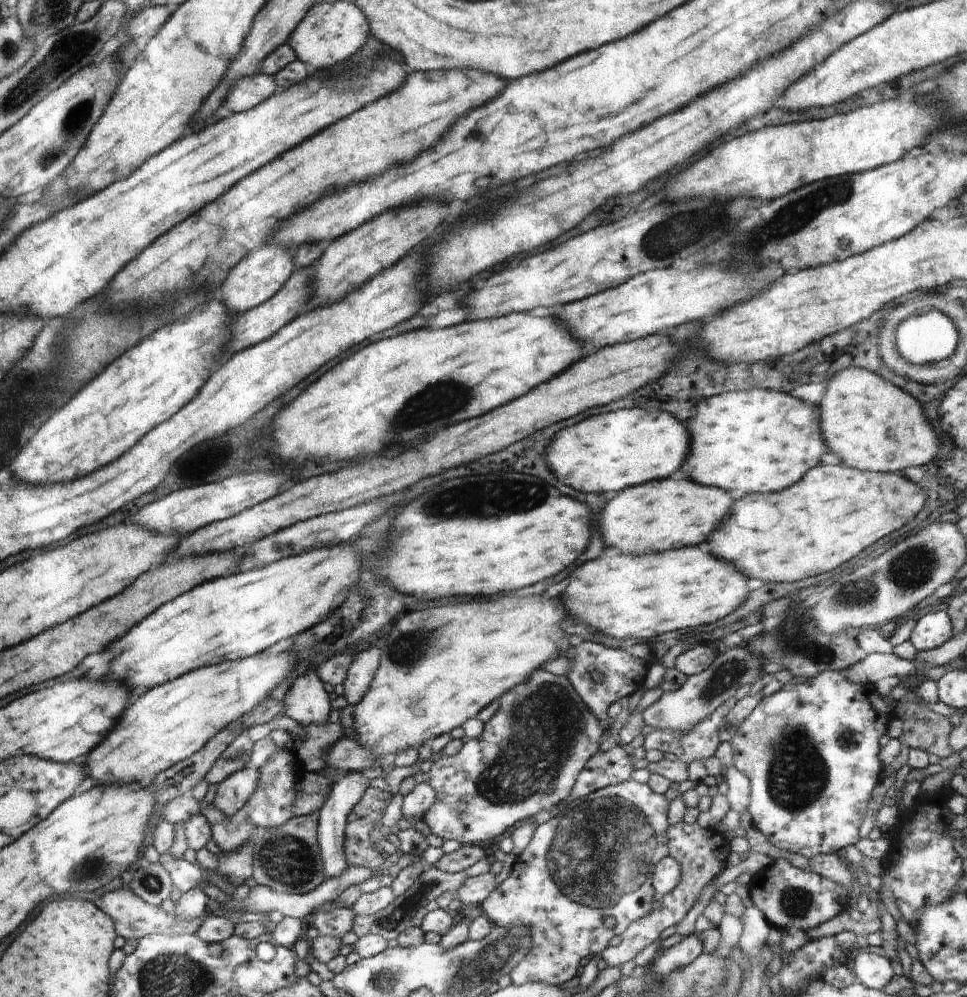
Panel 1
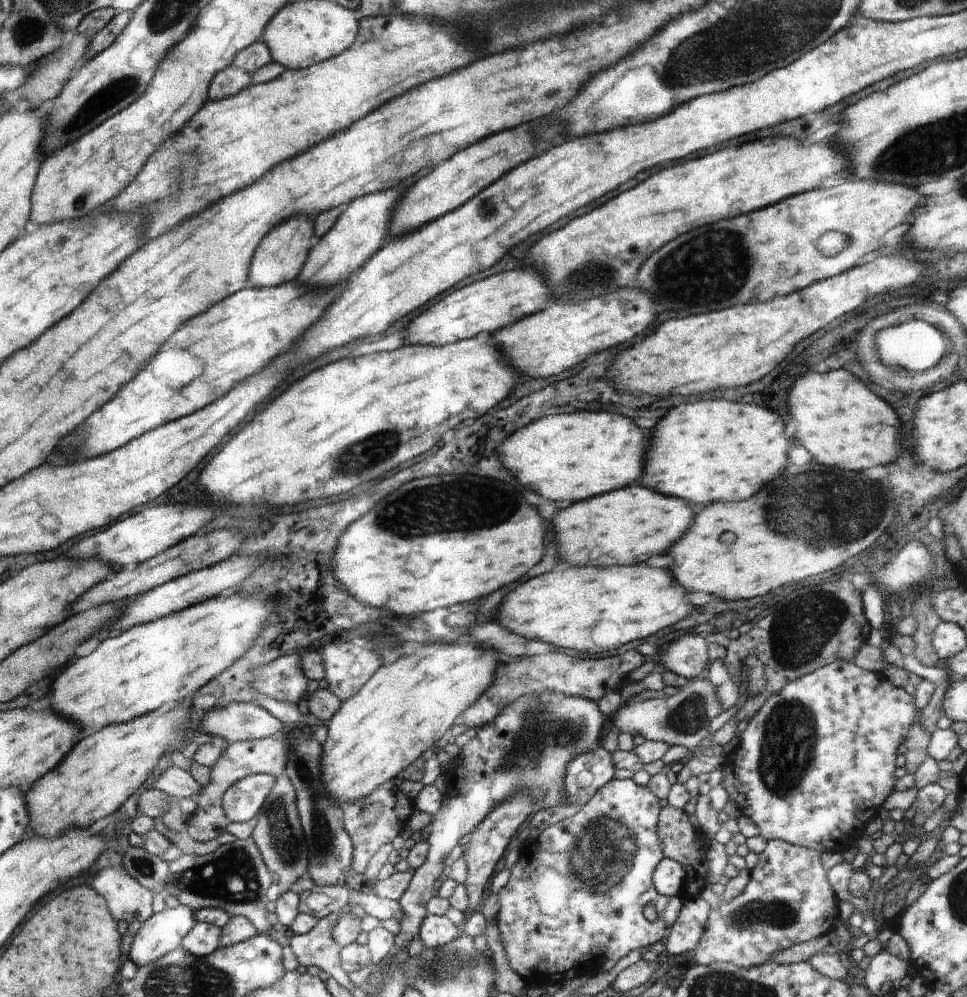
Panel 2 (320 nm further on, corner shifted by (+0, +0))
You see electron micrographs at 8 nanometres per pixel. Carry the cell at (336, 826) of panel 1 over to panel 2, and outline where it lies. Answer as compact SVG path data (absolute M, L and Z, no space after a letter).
M367 888L361 891L353 891L348 898L347 909L354 906L361 907L366 916L373 916L382 921L392 919L400 922L402 920L402 908L397 901L377 896Z

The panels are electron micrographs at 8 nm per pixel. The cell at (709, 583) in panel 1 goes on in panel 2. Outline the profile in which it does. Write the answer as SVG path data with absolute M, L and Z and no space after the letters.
M606 566L606 568L556 568L548 574L536 576L514 588L502 601L498 610L498 624L514 634L528 640L541 640L578 652L604 654L607 650L618 650L623 644L642 640L682 620L691 611L686 604L682 586L678 586L666 568L648 566Z

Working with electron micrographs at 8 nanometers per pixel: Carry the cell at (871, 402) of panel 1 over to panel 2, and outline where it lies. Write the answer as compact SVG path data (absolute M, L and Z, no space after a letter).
M830 370L826 374L806 372L796 380L788 396L788 408L798 422L794 438L802 448L806 448L816 462L826 466L836 466L844 470L864 470L878 464L890 464L896 460L902 442L898 440L900 422L896 412L874 392L870 392L856 376L846 370Z

